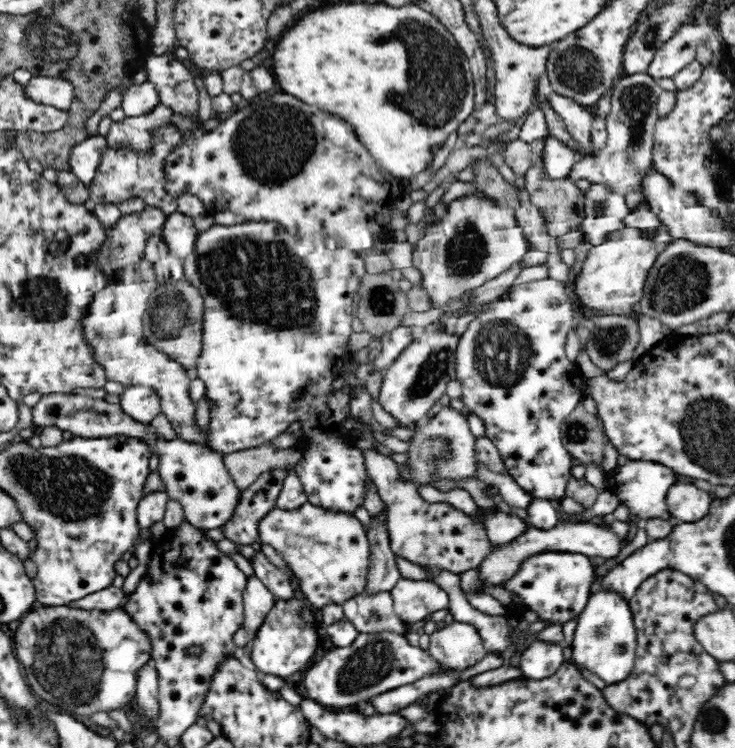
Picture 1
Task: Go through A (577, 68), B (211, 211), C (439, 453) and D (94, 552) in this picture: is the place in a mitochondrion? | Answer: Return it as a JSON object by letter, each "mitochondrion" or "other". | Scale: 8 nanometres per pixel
{"A":"mitochondrion","B":"other","C":"mitochondrion","D":"other"}

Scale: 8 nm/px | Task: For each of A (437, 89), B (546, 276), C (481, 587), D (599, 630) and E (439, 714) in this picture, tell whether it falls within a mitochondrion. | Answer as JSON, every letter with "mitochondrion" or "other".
{"A":"mitochondrion","B":"other","C":"other","D":"mitochondrion","E":"other"}

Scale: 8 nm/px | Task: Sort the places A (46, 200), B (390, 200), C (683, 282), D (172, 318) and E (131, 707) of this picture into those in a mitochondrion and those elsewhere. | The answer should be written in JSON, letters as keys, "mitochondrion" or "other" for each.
{"A":"other","B":"other","C":"mitochondrion","D":"mitochondrion","E":"other"}

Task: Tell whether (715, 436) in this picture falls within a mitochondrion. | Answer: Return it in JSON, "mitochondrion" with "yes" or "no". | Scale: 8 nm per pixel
{"mitochondrion":"yes"}

